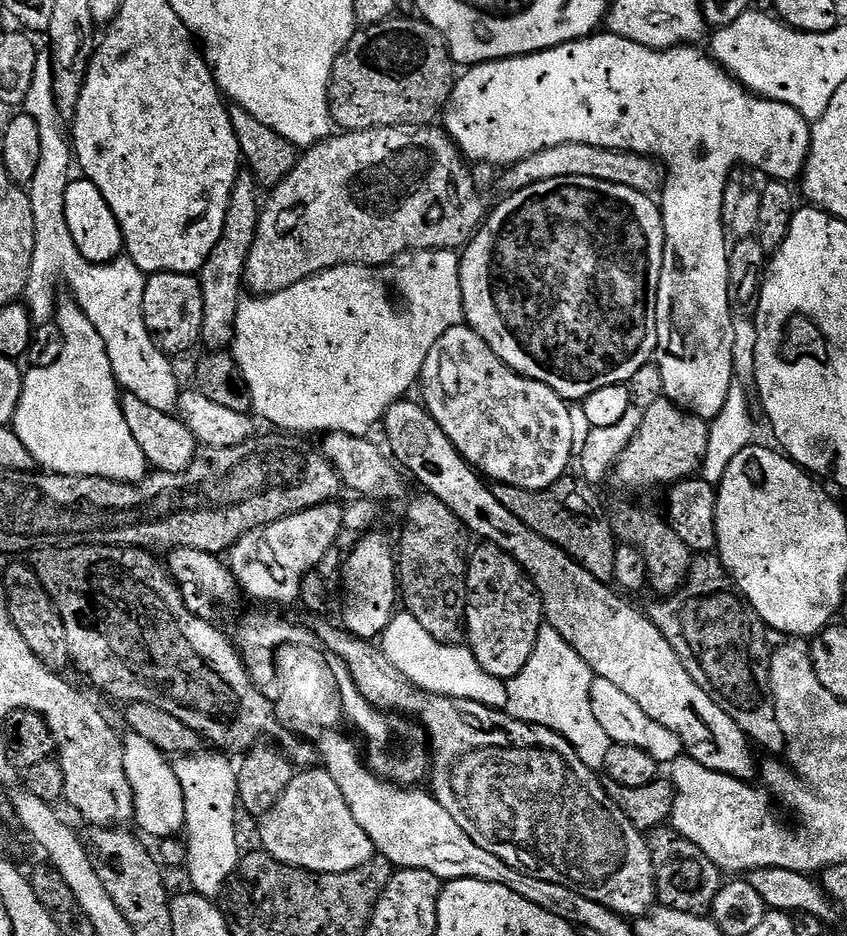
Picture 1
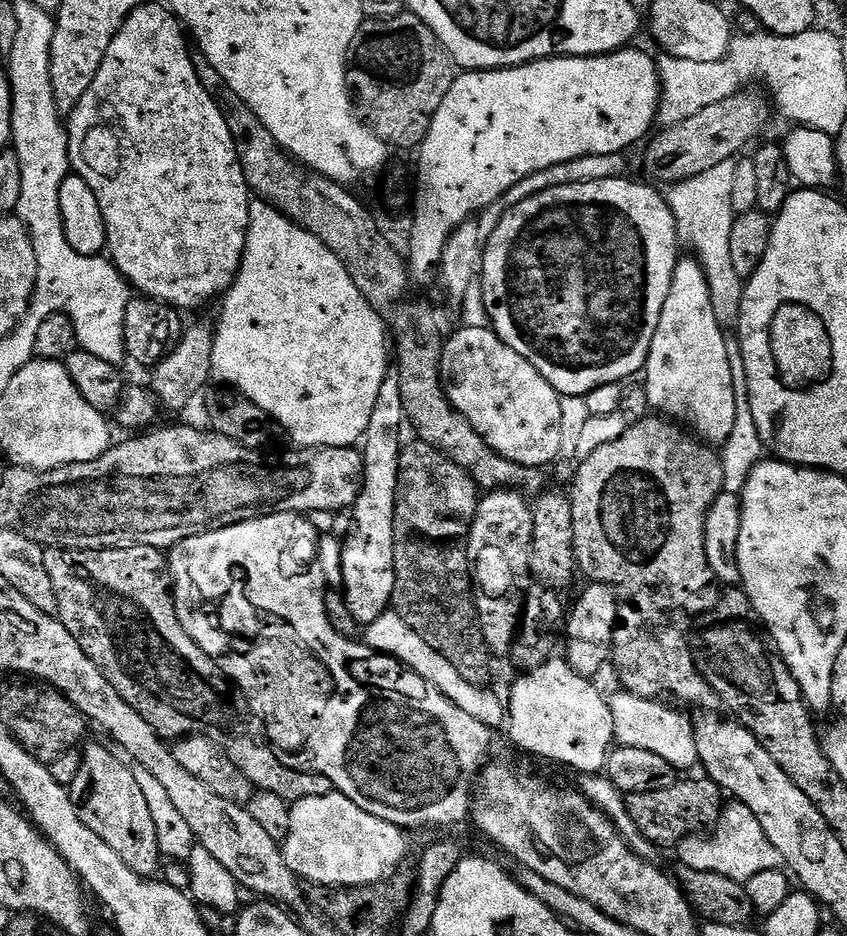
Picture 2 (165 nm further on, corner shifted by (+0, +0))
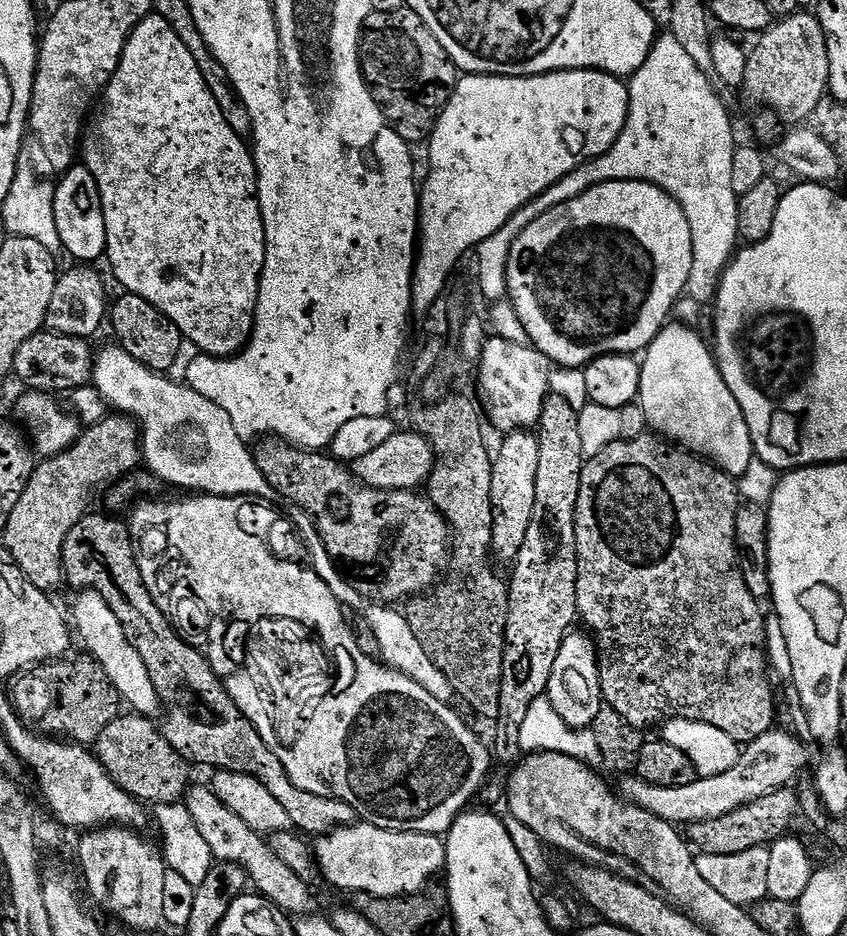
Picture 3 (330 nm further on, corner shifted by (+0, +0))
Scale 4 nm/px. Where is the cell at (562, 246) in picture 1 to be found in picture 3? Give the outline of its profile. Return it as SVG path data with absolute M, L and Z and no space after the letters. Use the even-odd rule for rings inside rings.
M619 180L618 182L602 182L582 194L578 194L572 201L562 202L546 211L541 217L534 218L513 242L510 250L509 262L506 266L507 299L511 301L522 326L528 335L528 344L536 348L553 365L562 368L583 369L599 356L631 356L643 353L654 342L654 338L669 323L668 315L676 304L679 296L685 295L690 266L694 266L694 250L692 249L692 235L690 222L686 222L686 214L682 214L682 206L670 194L666 194L658 186L647 184L641 180Z

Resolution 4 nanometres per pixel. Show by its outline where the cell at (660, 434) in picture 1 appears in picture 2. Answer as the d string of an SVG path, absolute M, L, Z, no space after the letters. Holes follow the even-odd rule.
M649 414L644 420L629 423L622 434L622 438L614 438L606 446L594 450L594 454L583 457L580 469L576 472L576 485L570 488L572 513L574 514L574 546L576 547L576 563L579 571L589 577L589 581L597 584L606 584L616 594L618 601L618 623L616 632L612 635L611 667L616 667L620 675L619 687L626 692L632 692L647 700L668 698L673 696L684 704L693 704L696 710L712 710L718 704L716 691L706 682L703 672L694 651L694 624L692 620L699 621L710 609L715 608L722 599L722 588L718 583L714 570L710 566L710 558L706 554L706 530L708 529L708 512L714 502L724 491L724 475L720 453L715 447L701 442L691 431L685 430L679 423L668 418L661 418L656 414Z

